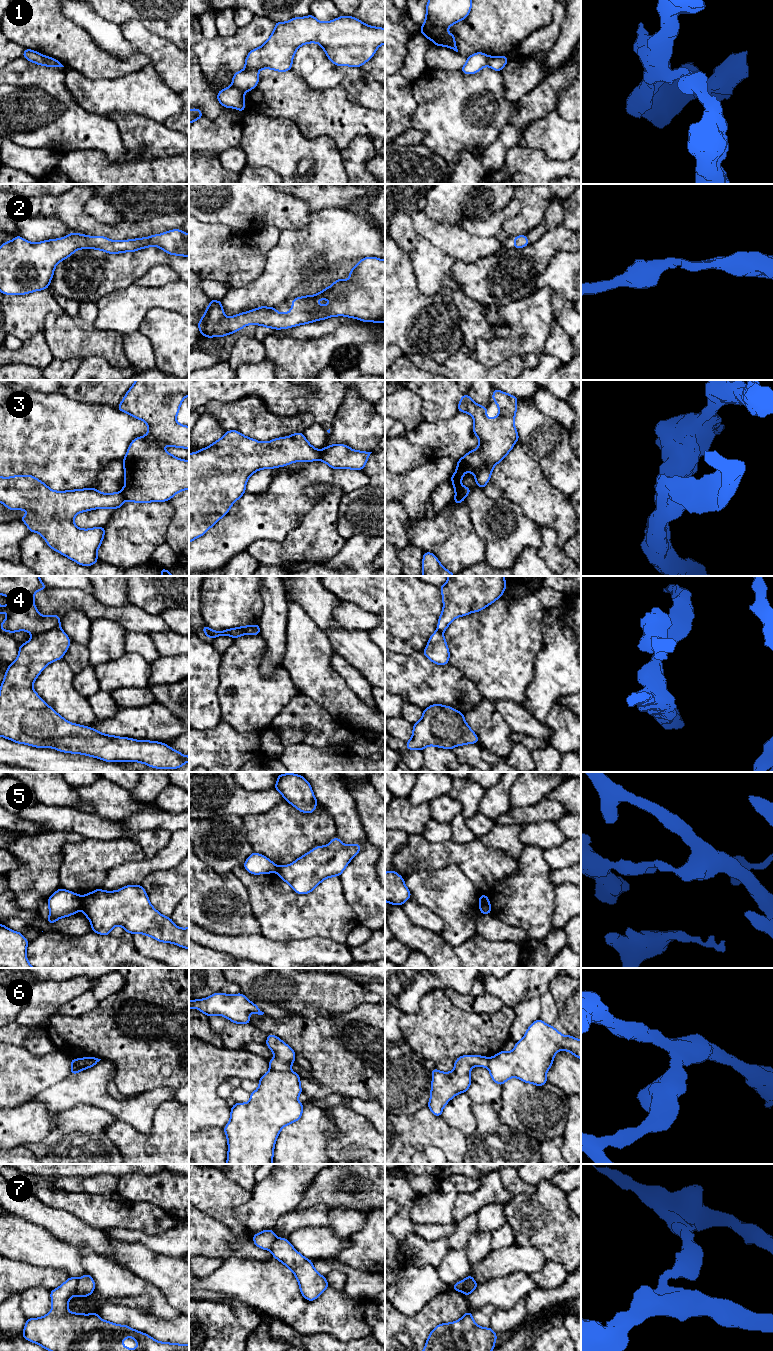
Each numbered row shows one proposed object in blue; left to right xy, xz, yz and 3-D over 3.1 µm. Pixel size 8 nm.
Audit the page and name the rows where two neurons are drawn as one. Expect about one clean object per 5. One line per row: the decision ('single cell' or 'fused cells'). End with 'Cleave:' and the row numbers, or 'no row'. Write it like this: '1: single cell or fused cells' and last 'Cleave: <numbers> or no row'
1: fused cells
2: single cell
3: fused cells
4: fused cells
5: fused cells
6: fused cells
7: fused cells
Cleave: 1, 3, 4, 5, 6, 7

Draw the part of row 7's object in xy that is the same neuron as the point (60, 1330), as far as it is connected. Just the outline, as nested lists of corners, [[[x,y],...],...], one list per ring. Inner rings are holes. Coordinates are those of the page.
[[[69,1277],[62,1285],[50,1291],[51,1311],[40,1318],[28,1318],[22,1336],[48,1351],[189,1351],[189,1344],[156,1341],[151,1336],[127,1325],[102,1320],[98,1313],[71,1313],[68,1304],[70,1298],[76,1296],[76,1289],[77,1279]],[[130,1337],[133,1337],[137,1343],[135,1350],[123,1346],[123,1340]]]

